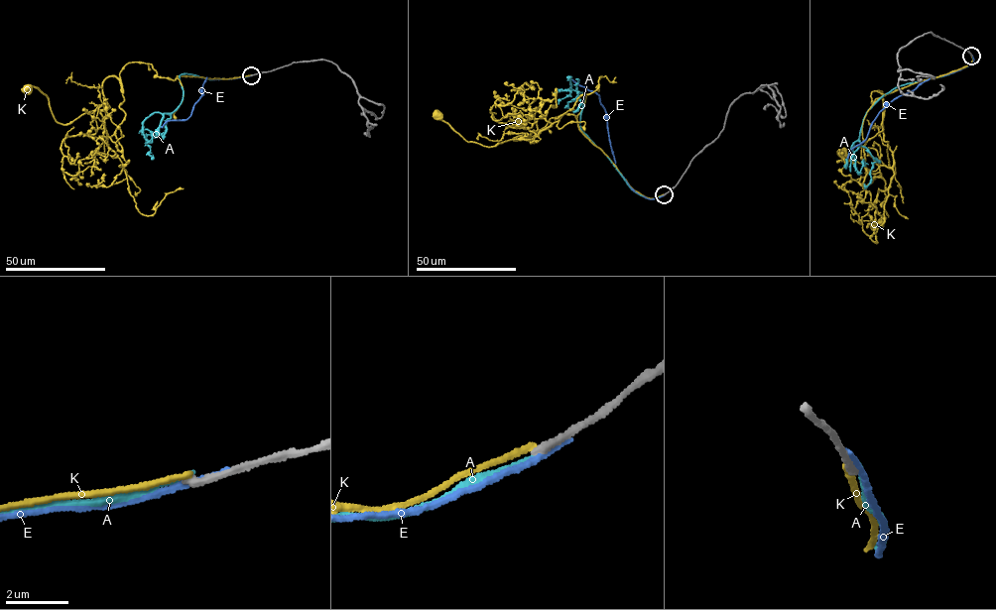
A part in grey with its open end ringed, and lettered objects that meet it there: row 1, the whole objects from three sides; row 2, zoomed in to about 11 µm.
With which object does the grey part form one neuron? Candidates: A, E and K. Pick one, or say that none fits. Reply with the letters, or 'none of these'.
none of these

